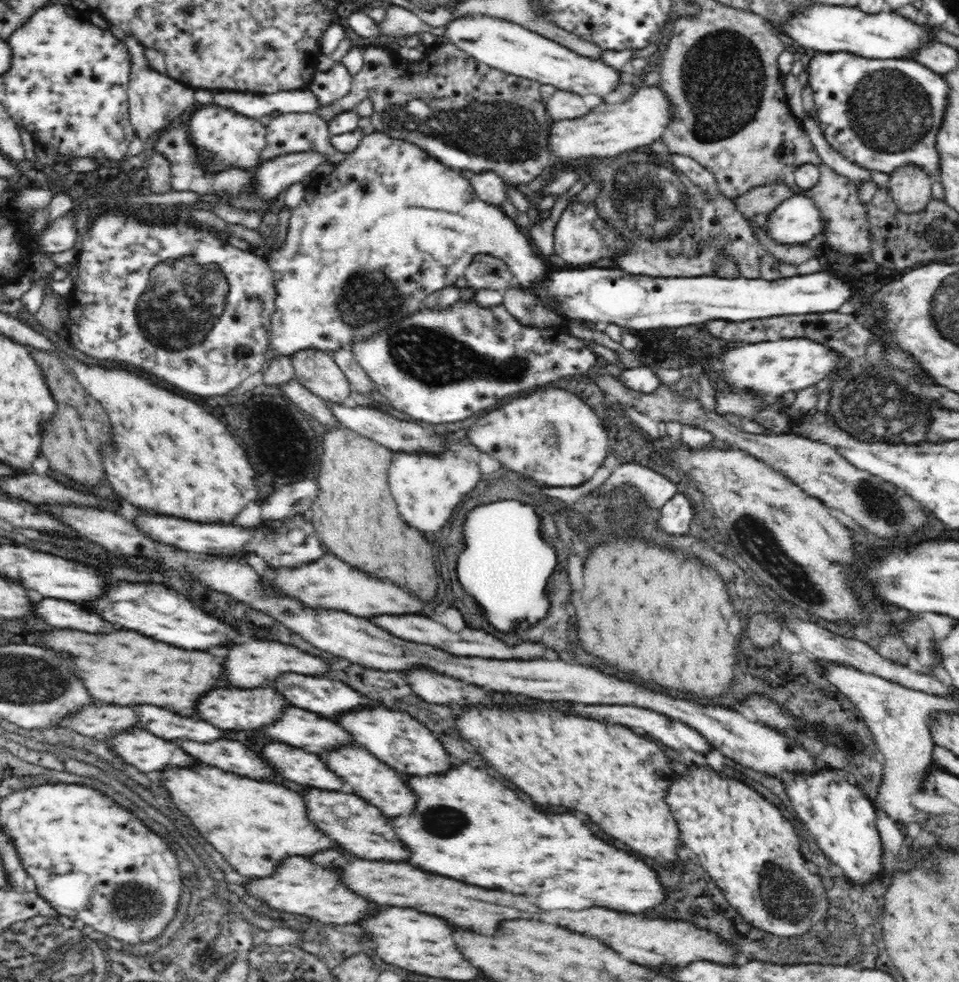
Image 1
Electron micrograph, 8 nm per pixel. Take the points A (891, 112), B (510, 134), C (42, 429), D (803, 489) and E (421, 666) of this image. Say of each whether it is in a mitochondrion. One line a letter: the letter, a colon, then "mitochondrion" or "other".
A: mitochondrion
B: mitochondrion
C: other
D: other
E: other

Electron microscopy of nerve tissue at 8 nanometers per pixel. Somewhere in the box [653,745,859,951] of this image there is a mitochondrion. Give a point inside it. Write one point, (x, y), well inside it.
(788, 900)

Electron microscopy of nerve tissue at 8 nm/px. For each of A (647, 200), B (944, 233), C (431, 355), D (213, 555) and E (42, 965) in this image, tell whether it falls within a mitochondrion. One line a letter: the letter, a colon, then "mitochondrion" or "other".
A: mitochondrion
B: mitochondrion
C: mitochondrion
D: other
E: mitochondrion

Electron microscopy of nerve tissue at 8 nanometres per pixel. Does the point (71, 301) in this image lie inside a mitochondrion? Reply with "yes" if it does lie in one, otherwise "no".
no

